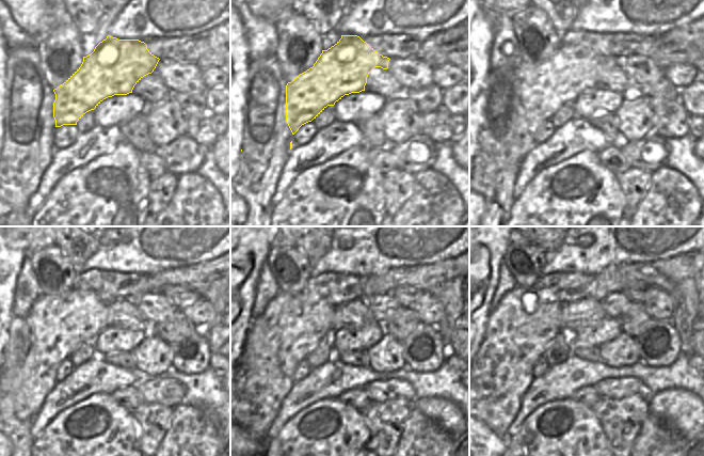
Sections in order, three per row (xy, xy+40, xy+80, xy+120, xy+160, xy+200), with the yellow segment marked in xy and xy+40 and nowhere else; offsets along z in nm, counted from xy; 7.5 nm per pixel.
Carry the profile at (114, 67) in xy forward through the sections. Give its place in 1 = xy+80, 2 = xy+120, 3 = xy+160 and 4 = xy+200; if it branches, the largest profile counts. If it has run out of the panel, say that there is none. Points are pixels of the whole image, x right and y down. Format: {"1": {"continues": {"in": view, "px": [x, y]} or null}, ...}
{"1": {"continues": {"in": "xy+80", "px": [573, 69]}}, "2": {"continues": {"in": "xy+120", "px": [58, 325]}}, "3": {"continues": {"in": "xy+160", "px": [291, 326]}}, "4": {"continues": {"in": "xy+200", "px": [526, 319]}}}

